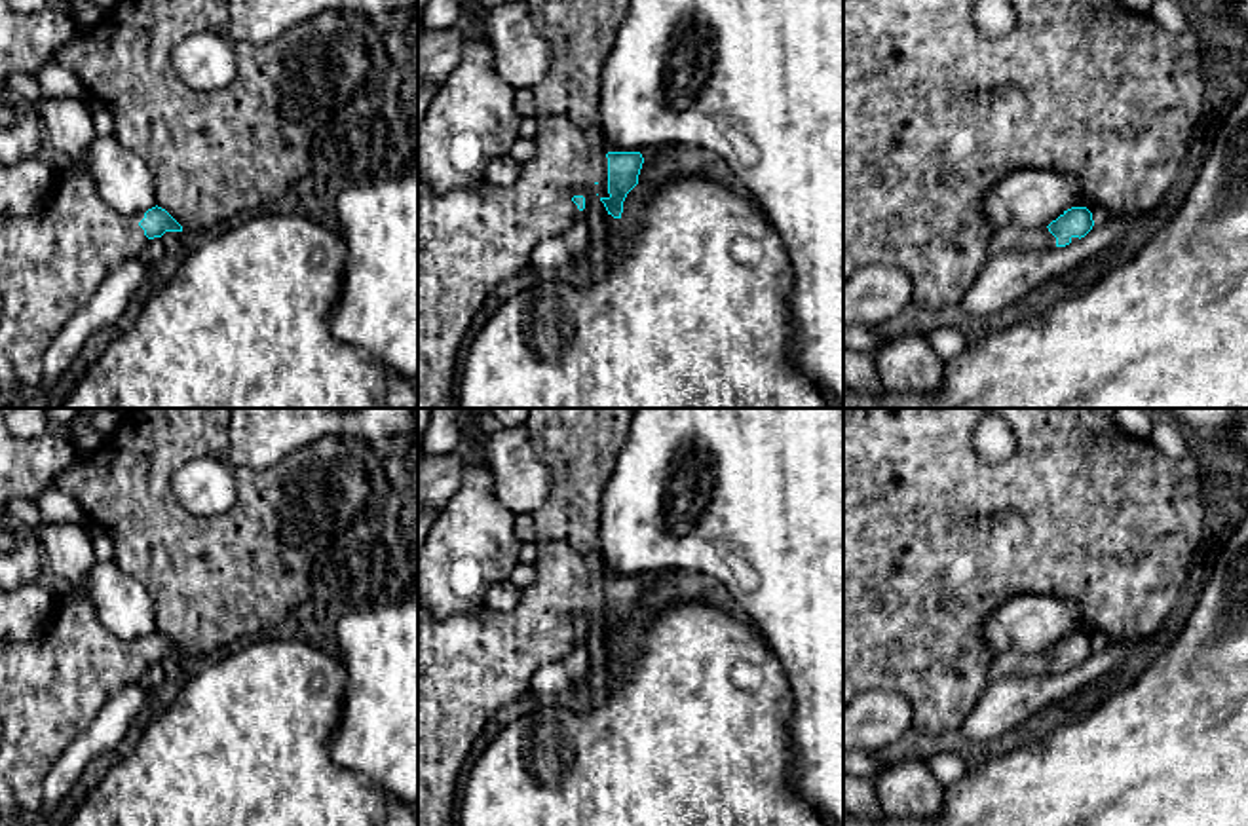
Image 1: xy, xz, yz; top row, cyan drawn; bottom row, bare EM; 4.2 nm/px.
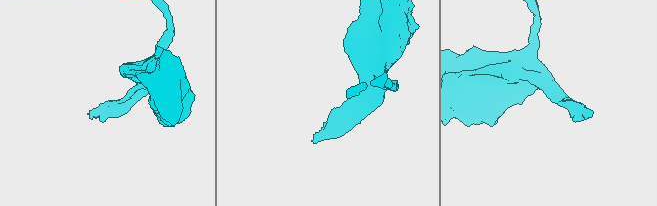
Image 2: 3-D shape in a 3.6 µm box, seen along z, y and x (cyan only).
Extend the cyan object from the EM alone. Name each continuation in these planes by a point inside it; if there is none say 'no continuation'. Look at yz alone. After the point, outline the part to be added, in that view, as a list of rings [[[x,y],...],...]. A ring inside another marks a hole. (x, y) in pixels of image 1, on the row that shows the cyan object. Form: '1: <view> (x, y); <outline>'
1: yz (1021, 240); [[[1049,228],[1035,230],[1014,230],[1005,237],[1009,249],[1026,253],[1026,251],[1047,251],[1056,249],[1056,237]]]

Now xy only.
1: xy (52, 262); [[[59,163],[57,180],[36,213],[0,215],[0,395],[8,408],[23,408],[38,395],[44,355],[55,336],[93,298],[114,266],[139,258],[141,249],[148,243],[139,226],[142,218],[144,213],[122,215],[114,211],[101,199],[89,175],[66,163]]]

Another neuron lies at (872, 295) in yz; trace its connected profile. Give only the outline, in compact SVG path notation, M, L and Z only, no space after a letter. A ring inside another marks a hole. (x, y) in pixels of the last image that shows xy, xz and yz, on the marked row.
M870 264L843 281L843 325L878 327L910 304L912 281L898 268Z

